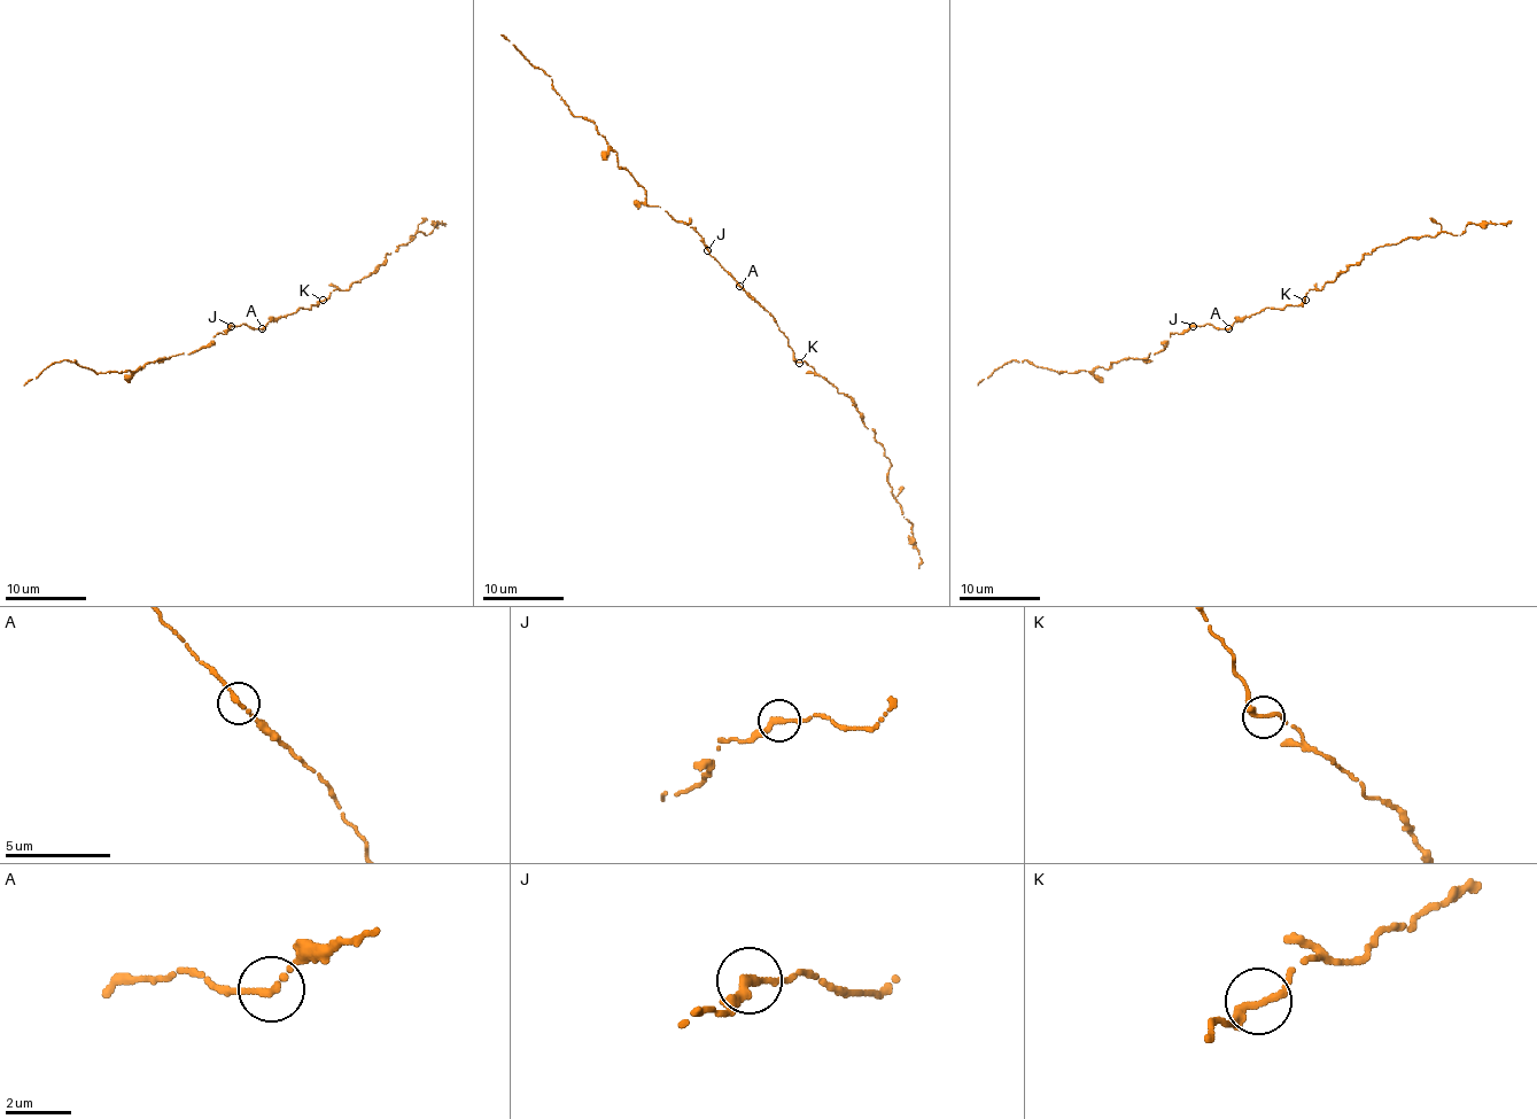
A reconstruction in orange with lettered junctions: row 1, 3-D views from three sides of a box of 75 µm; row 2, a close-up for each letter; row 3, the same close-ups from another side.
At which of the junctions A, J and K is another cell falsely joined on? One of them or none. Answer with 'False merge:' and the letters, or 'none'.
False merge: none

